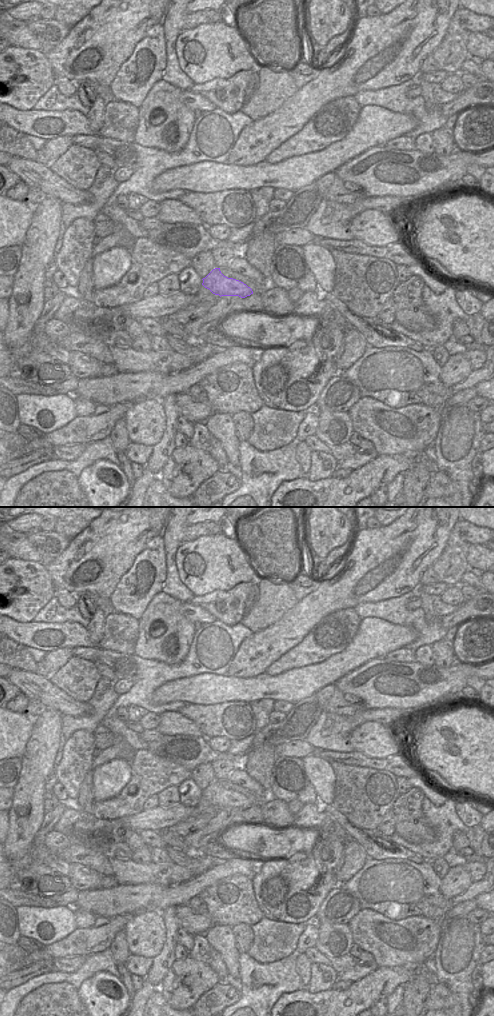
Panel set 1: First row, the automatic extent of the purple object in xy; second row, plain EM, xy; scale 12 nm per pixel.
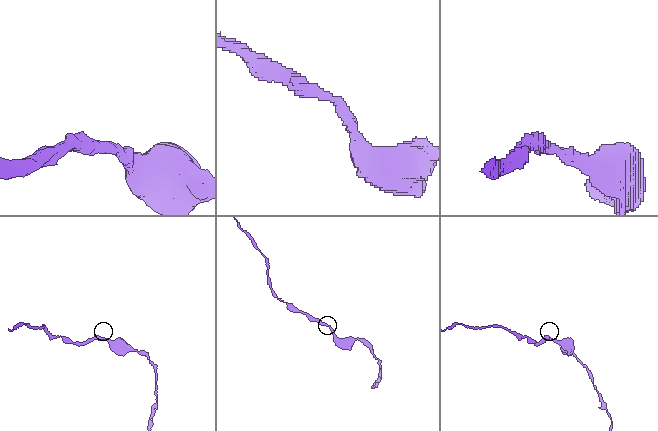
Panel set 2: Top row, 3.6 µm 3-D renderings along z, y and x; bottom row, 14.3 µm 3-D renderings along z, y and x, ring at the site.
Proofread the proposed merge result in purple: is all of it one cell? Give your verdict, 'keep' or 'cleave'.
keep

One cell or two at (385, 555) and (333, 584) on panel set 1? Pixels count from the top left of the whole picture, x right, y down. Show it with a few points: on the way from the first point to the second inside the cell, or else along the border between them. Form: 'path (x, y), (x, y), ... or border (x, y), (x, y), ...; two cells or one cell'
path (372, 568), (359, 580), (352, 584), (346, 584); one cell

